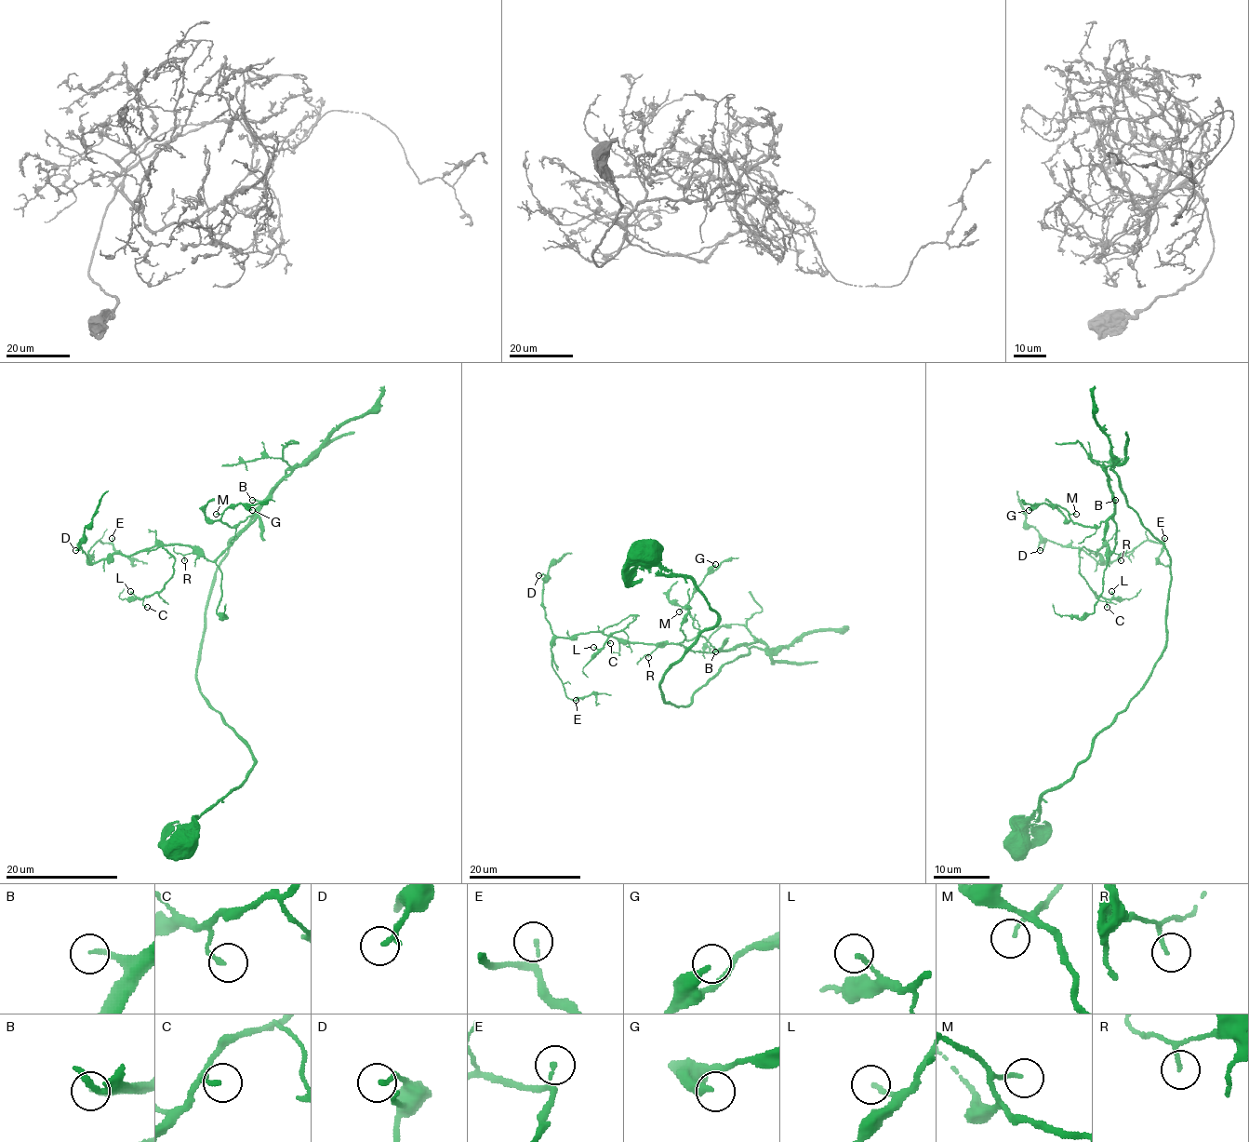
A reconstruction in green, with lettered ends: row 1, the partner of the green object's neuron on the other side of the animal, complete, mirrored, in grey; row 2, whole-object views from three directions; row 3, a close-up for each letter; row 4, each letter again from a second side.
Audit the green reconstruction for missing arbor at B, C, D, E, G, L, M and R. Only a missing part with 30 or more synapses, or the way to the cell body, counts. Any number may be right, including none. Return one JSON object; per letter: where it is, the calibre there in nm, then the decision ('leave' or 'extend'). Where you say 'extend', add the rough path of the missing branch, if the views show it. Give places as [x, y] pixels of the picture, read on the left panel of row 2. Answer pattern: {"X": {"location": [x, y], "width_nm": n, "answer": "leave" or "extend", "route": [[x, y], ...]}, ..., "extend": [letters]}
{"B": {"location": [252, 500], "width_nm": 150, "answer": "extend", "route": [[252, 500], [227, 496], [210, 486], [191, 483], [179, 489], [152, 489], [142, 496], [147, 491]]}, "C": {"location": [147, 607], "width_nm": 160, "answer": "leave"}, "D": {"location": [75, 550], "width_nm": 170, "answer": "leave"}, "E": {"location": [112, 538], "width_nm": 100, "answer": "leave"}, "G": {"location": [252, 510], "width_nm": 340, "answer": "leave"}, "L": {"location": [130, 591], "width_nm": 160, "answer": "leave"}, "M": {"location": [216, 514], "width_nm": 120, "answer": "leave"}, "R": {"location": [184, 560], "width_nm": 90, "answer": "leave"}, "extend": ["B"]}

